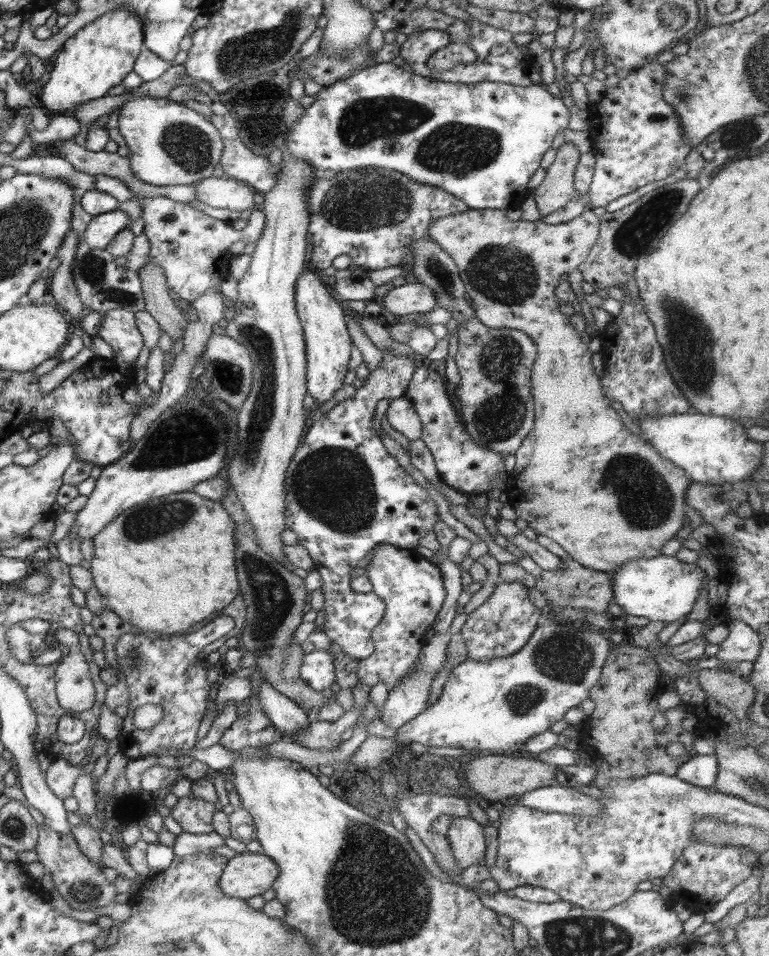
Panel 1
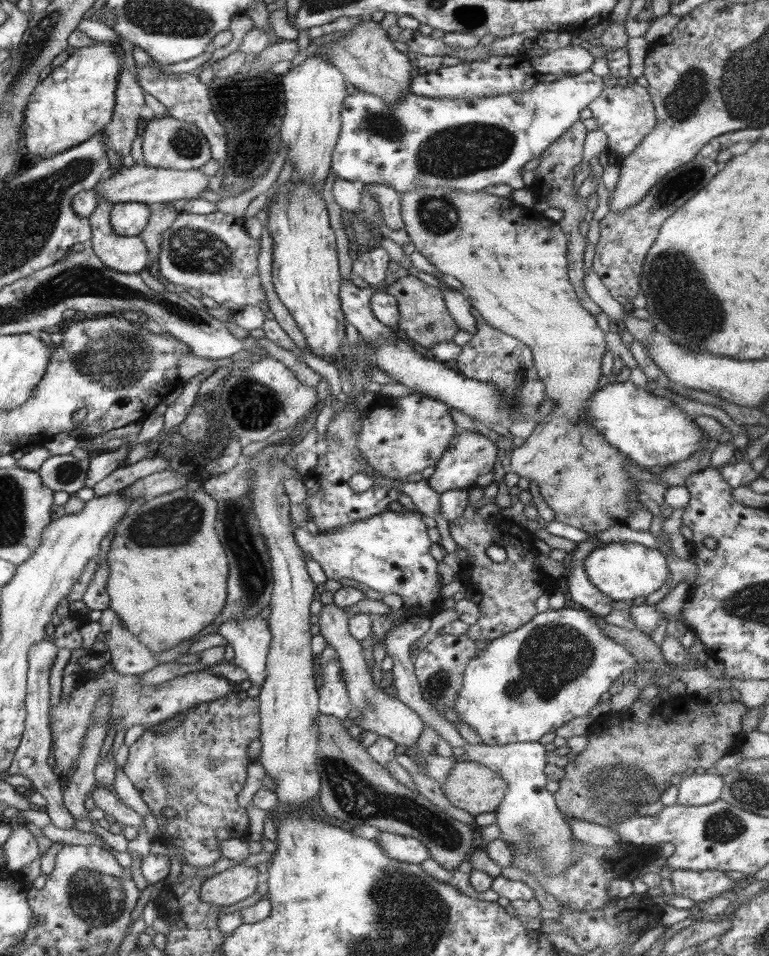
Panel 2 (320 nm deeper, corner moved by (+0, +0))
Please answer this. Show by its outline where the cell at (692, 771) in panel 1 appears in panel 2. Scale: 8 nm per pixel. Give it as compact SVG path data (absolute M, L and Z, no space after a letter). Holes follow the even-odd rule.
M714 771L688 773L677 785L677 803L682 806L712 804L721 798L724 783L723 775L717 775Z

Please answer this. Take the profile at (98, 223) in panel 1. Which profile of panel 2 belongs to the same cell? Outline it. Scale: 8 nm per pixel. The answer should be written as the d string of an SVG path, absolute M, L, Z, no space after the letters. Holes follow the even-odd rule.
M114 203L110 222L114 232L122 236L139 236L149 221L152 206L148 203Z

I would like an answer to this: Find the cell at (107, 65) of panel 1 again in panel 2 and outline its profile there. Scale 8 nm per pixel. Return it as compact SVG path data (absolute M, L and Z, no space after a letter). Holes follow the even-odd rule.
M98 42L78 48L54 74L40 81L29 96L23 114L22 133L32 157L56 155L99 135L115 114L115 91L118 90L122 61L112 42Z

